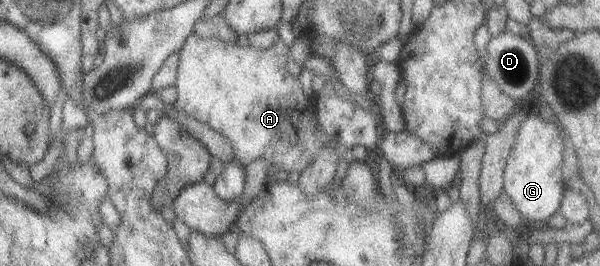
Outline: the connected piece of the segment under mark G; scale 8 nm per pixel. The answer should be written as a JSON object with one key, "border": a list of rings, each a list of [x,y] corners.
{"border":[[[532,113],[520,122],[514,142],[505,160],[503,192],[520,213],[524,227],[543,226],[544,220],[557,212],[563,191],[567,186],[562,181],[563,146],[558,136],[557,122],[548,123]]]}

